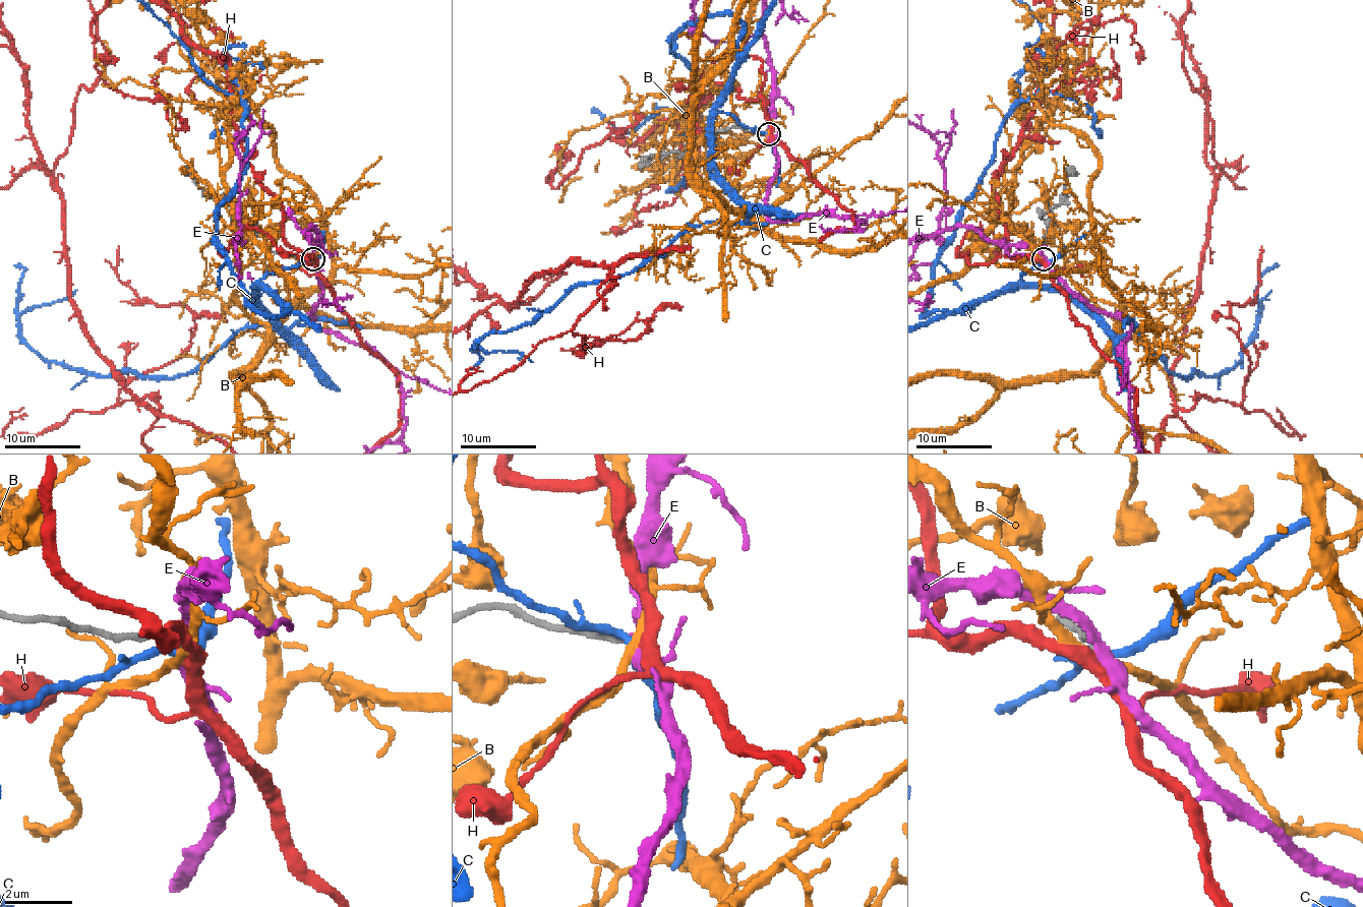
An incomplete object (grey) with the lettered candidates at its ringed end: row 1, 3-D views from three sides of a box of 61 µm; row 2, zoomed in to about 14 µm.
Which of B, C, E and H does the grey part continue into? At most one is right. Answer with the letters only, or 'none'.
H

